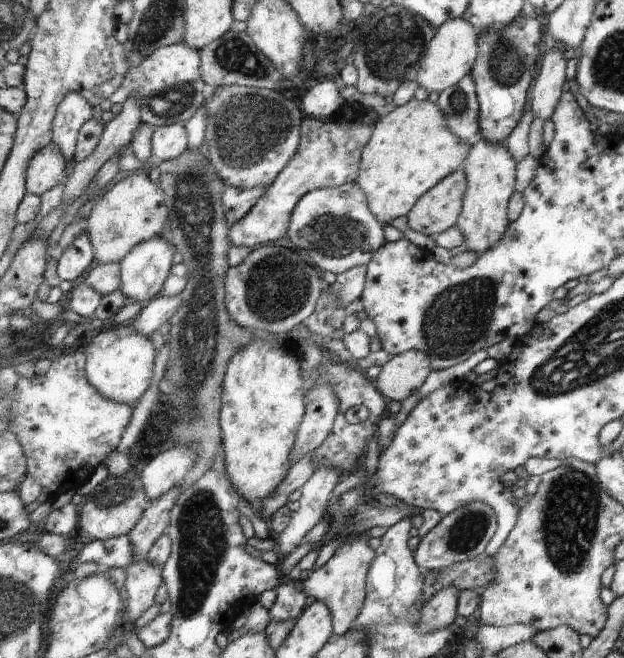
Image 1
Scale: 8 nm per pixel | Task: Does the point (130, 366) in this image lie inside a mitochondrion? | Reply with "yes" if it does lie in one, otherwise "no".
no

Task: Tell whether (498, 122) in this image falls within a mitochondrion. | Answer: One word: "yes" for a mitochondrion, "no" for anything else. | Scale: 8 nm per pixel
no

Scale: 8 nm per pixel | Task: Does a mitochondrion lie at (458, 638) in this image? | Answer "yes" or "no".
no

